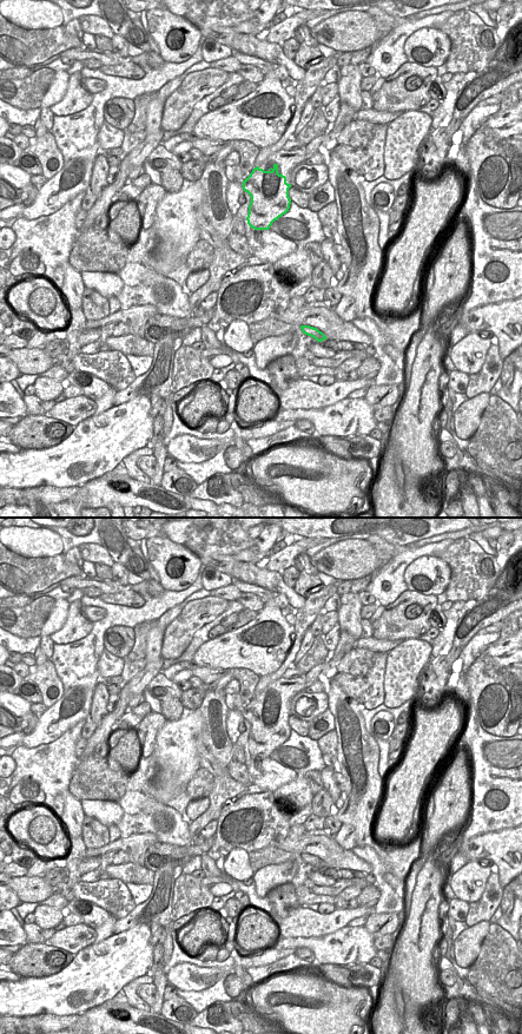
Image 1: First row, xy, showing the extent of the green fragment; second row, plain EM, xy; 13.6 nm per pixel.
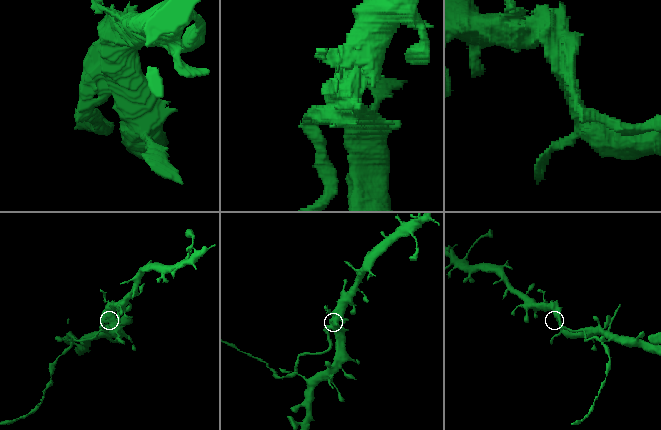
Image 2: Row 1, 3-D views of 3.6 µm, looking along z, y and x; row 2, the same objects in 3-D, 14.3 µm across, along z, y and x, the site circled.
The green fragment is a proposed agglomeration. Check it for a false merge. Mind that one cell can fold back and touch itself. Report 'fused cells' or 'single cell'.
fused cells

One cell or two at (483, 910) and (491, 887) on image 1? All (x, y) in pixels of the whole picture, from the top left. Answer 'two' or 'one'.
one

